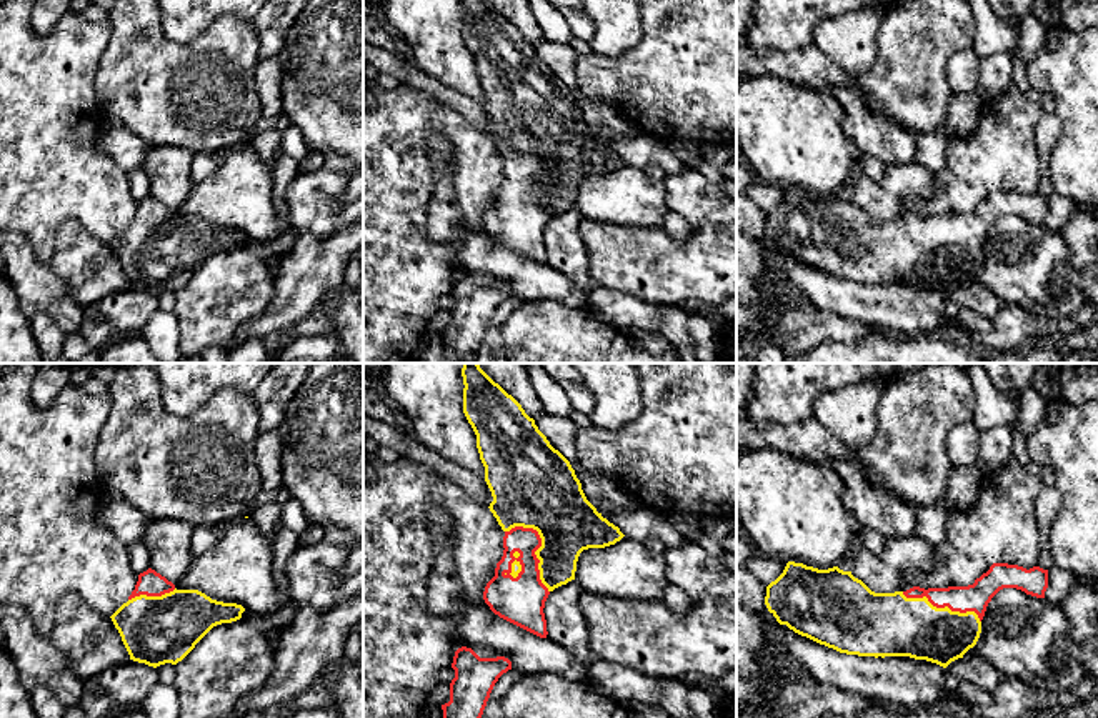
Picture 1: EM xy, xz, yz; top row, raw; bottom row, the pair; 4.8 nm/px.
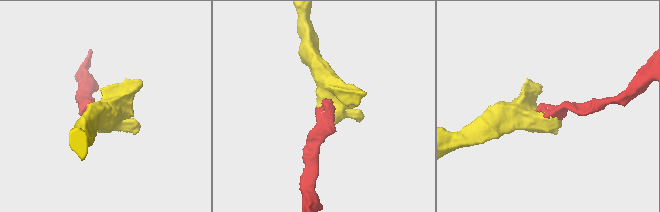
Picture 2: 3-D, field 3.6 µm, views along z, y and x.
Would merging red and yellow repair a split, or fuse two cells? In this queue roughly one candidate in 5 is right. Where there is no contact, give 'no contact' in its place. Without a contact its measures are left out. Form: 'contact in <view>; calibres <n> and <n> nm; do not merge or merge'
contact in xz; calibres 190 and 360 nm; merge

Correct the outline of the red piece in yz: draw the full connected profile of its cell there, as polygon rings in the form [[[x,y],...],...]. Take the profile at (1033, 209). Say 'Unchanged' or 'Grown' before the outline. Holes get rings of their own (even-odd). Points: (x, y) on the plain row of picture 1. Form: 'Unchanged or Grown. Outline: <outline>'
Grown. Outline: [[[788,188],[783,200],[766,213],[765,232],[780,252],[840,280],[875,285],[910,283],[946,295],[976,272],[986,233],[1003,215],[1045,225],[1048,197],[993,190],[968,213],[928,217],[913,213],[906,218],[875,220],[851,198],[838,193],[818,197]]]

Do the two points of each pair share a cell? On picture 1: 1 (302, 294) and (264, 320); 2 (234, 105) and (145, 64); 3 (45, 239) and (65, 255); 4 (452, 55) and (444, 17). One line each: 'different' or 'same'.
1: same
2: same
3: different
4: same

